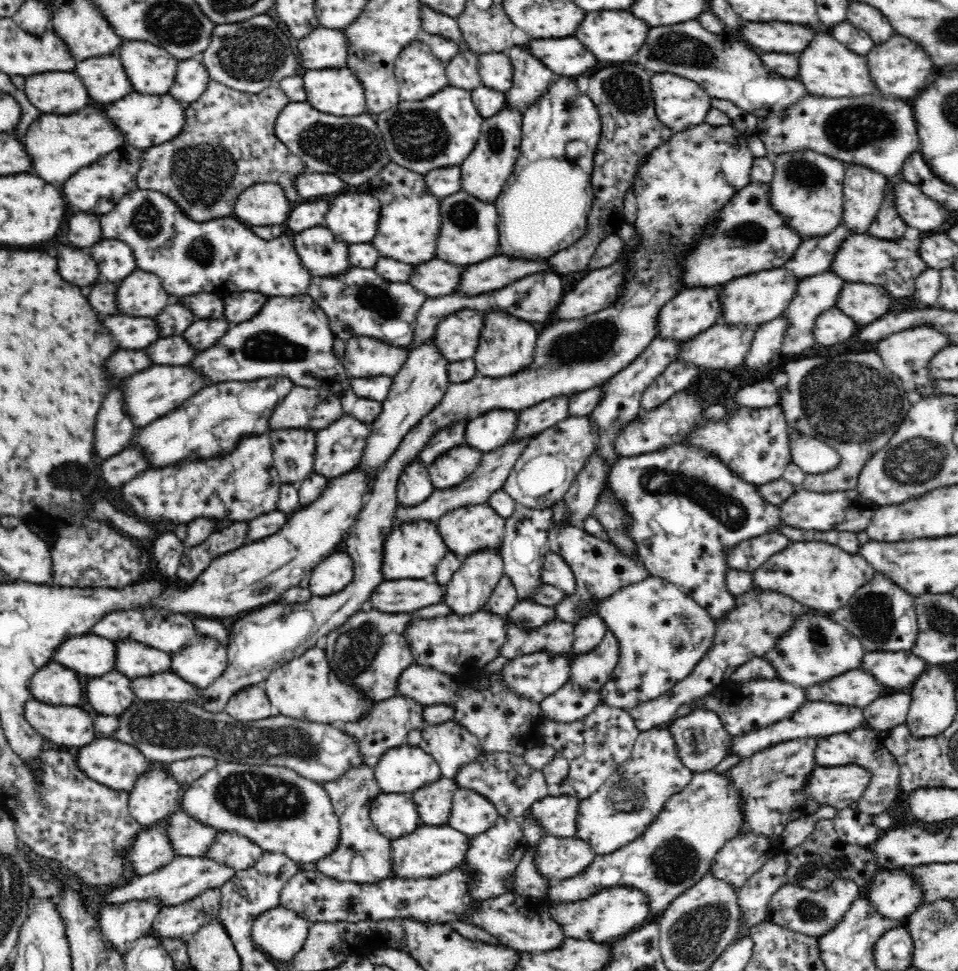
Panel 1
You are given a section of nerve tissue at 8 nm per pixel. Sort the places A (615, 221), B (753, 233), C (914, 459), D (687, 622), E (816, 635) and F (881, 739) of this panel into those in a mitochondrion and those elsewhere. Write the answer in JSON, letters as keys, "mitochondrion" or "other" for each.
{"A":"other","B":"mitochondrion","C":"mitochondrion","D":"mitochondrion","E":"mitochondrion","F":"other"}

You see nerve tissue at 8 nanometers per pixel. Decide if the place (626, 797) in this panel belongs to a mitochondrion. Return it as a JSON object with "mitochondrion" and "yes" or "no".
{"mitochondrion":"yes"}

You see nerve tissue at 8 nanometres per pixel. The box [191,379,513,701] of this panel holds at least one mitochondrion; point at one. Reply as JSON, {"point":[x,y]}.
{"point":[354,651]}

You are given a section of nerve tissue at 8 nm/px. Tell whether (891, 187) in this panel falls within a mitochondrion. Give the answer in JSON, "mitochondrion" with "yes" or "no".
{"mitochondrion":"no"}

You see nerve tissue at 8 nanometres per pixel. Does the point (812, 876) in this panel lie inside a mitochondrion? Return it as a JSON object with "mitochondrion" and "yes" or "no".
{"mitochondrion":"yes"}

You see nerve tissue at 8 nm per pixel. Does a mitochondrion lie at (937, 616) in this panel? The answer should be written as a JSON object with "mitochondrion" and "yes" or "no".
{"mitochondrion":"yes"}

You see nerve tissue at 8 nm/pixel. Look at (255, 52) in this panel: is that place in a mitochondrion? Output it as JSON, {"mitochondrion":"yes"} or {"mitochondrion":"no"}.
{"mitochondrion":"yes"}

